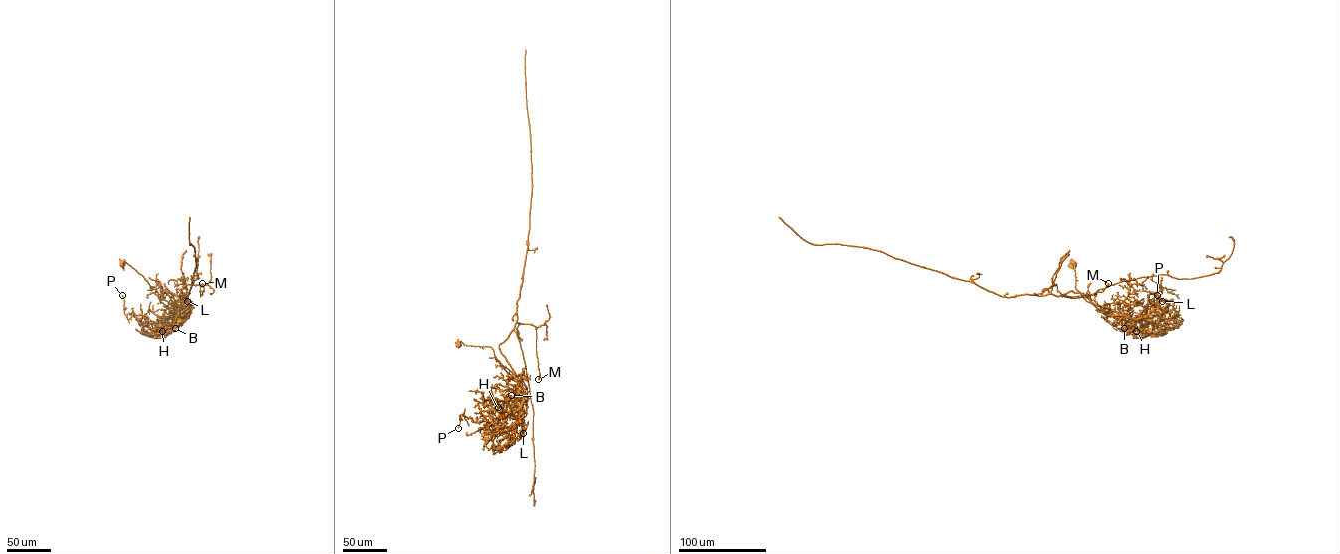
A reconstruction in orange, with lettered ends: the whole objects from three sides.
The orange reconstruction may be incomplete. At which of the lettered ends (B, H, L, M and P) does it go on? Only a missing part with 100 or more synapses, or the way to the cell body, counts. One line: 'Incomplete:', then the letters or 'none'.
Incomplete: none

